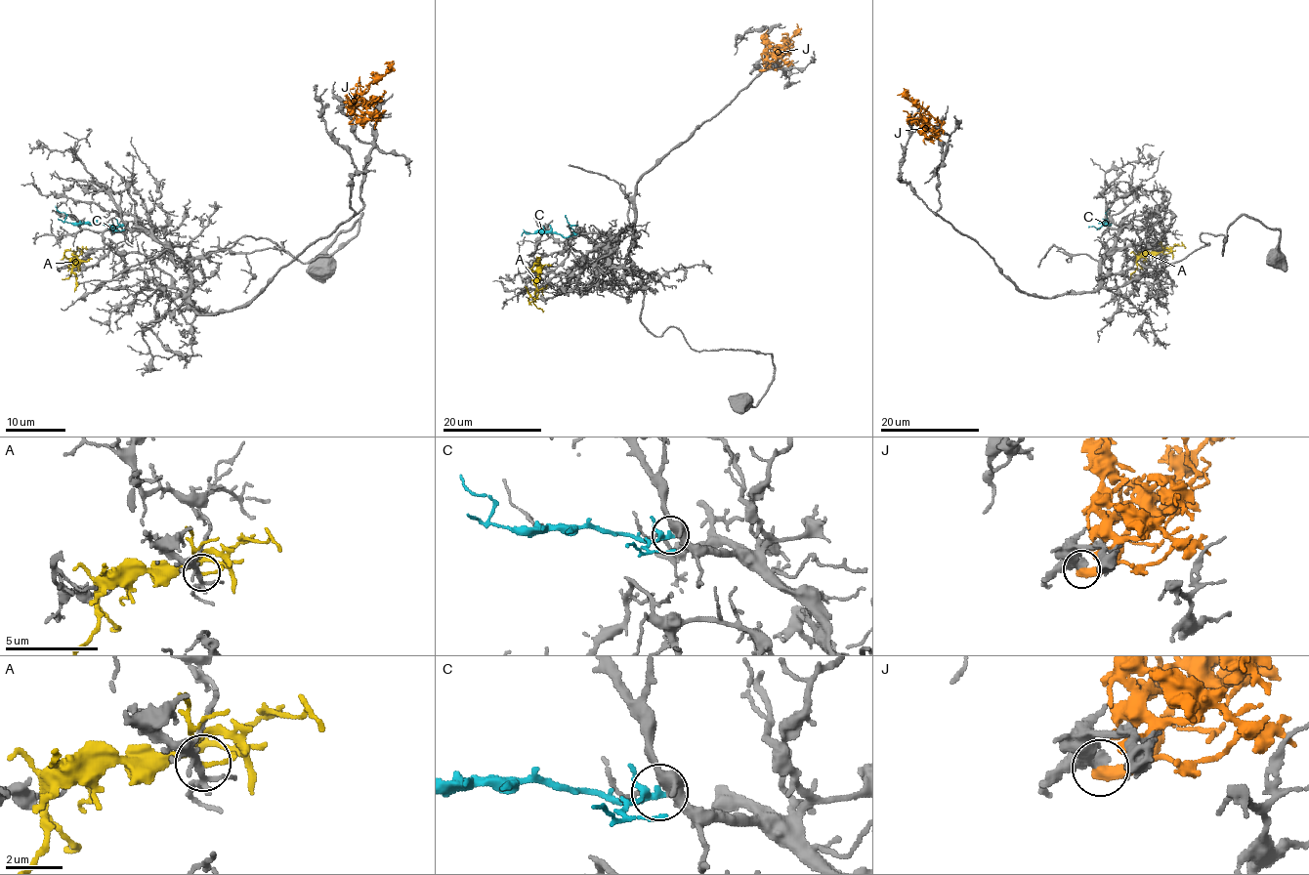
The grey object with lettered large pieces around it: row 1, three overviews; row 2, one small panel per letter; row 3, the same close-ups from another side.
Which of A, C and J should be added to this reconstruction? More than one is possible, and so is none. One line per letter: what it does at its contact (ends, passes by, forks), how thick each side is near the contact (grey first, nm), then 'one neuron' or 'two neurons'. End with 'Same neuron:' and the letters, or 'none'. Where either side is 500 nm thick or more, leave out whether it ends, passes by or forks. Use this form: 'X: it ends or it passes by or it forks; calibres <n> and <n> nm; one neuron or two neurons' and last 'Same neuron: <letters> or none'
A: it forks; calibres 190 and 120 nm; two neurons
C: calibres 500 and 190 nm; one neuron
J: it ends; calibres 460 and 480 nm; two neurons
Same neuron: C

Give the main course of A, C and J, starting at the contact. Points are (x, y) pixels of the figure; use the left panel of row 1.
A: (75, 261), (73, 291)
C: (123, 226), (72, 224), (64, 220), (66, 215), (56, 206)
J: (344, 102), (350, 102), (362, 93), (363, 99), (371, 102), (382, 97), (371, 104)

